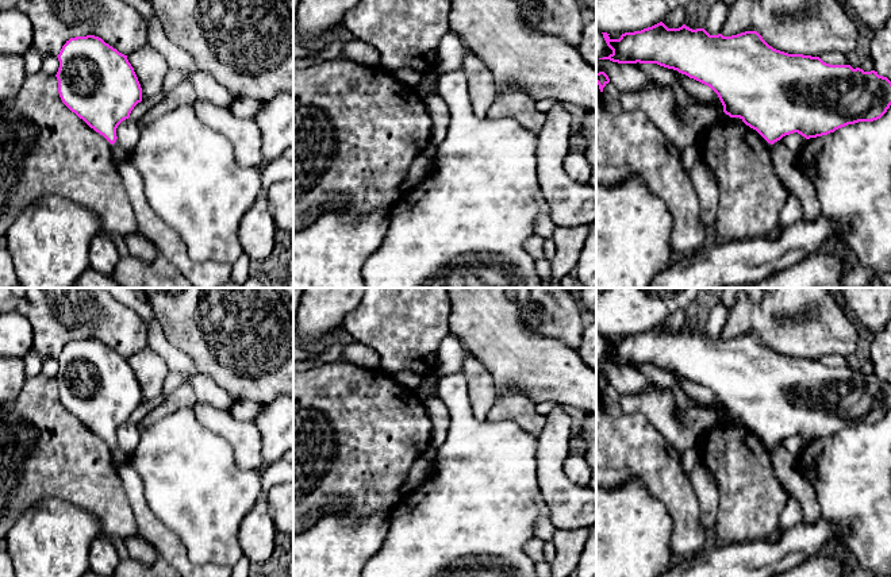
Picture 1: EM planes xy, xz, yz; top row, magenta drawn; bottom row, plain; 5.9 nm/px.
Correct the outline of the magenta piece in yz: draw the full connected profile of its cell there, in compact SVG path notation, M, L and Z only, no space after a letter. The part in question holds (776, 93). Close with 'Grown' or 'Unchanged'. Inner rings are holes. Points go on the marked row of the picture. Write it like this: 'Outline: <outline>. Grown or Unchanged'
Outline: M660 22L641 31L625 32L619 39L611 39L607 32L602 34L612 53L599 59L657 64L710 86L718 95L726 115L740 118L772 145L773 168L781 184L800 200L806 220L821 216L815 188L803 174L799 155L779 141L794 132L810 139L848 124L873 122L891 105L891 81L877 72L864 72L850 65L830 65L819 57L776 50L757 31L723 36L710 35L704 28L692 30L685 24L668 28Z. Grown

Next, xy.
Outline: M95 35L70 38L57 57L62 103L112 145L119 169L130 154L116 143L116 128L142 101L134 68L127 55Z. Grown

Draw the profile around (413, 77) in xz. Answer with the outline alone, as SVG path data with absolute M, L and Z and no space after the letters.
M411 68L402 69L385 69L389 72L396 80L403 81L414 88L416 88L423 80L422 74Z

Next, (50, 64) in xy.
M45 55L42 61L42 72L55 76L59 68L59 61L57 55Z

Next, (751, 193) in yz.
M725 112L718 122L696 132L696 142L698 155L713 172L719 189L715 227L723 242L768 236L779 230L779 212L790 192L773 168L772 145Z

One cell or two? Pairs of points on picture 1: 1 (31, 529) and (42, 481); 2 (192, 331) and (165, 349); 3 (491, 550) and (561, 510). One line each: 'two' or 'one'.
1: two
2: two
3: two

